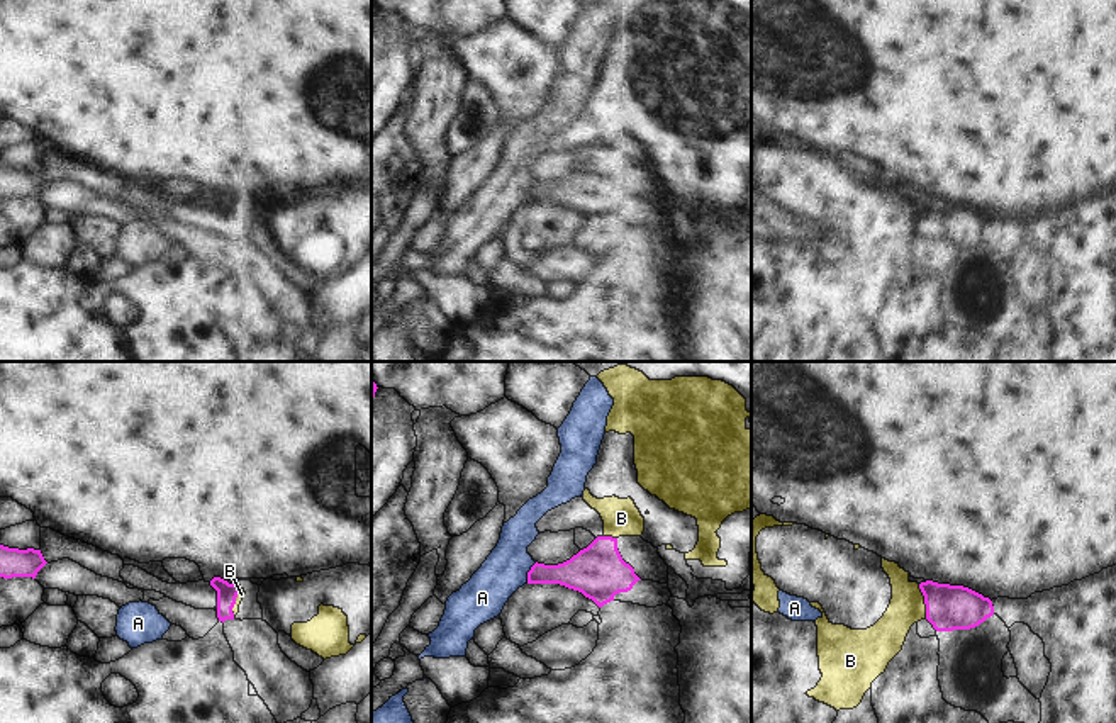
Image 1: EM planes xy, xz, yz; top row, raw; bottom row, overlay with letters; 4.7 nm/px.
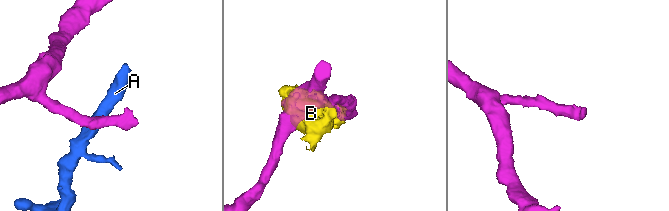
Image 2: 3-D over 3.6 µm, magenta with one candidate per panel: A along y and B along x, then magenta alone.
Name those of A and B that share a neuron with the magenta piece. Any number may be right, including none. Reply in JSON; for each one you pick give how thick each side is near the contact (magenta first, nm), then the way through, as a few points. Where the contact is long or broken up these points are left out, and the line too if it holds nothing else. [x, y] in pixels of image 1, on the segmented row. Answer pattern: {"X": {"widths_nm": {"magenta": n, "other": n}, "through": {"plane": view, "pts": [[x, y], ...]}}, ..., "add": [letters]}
{"add": []}

